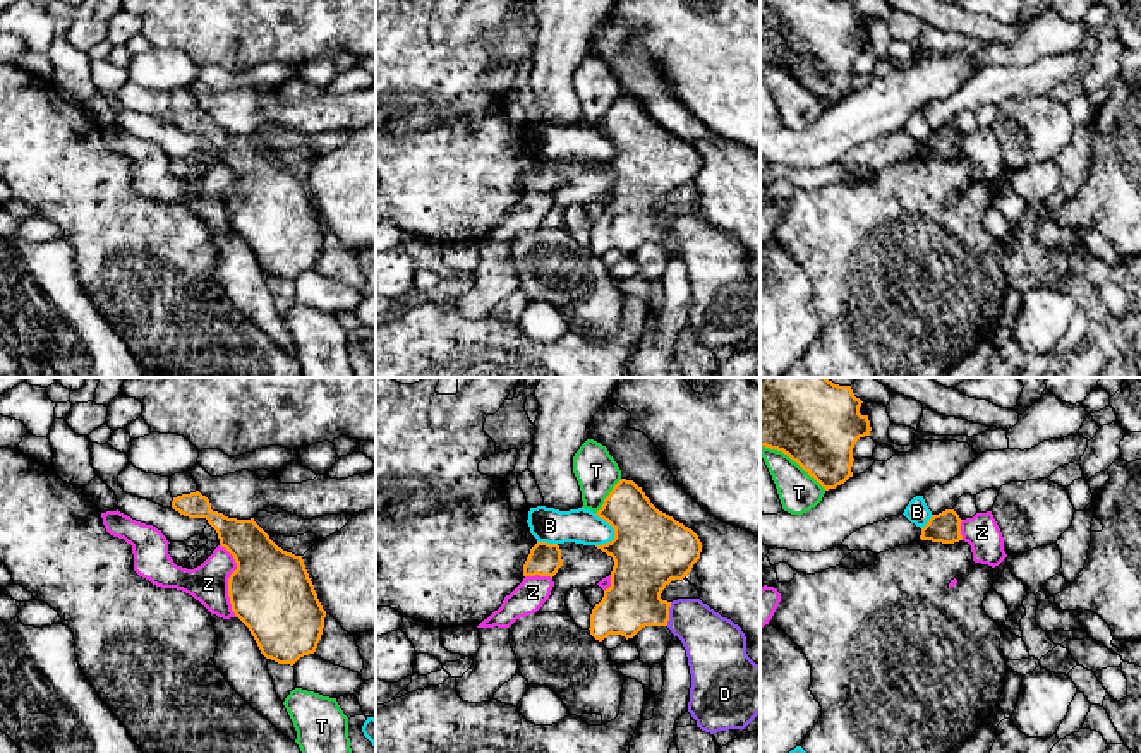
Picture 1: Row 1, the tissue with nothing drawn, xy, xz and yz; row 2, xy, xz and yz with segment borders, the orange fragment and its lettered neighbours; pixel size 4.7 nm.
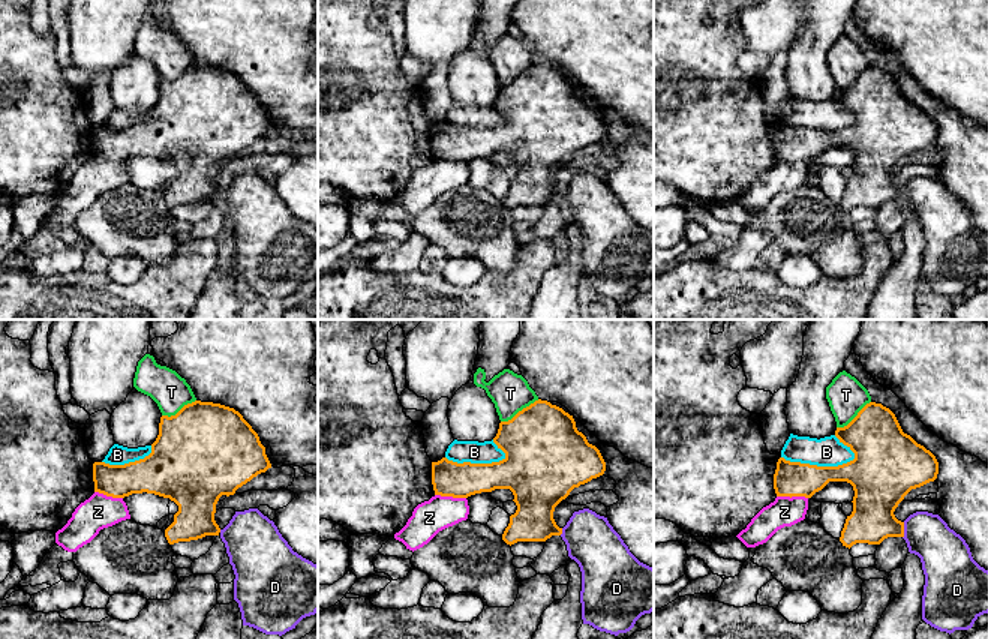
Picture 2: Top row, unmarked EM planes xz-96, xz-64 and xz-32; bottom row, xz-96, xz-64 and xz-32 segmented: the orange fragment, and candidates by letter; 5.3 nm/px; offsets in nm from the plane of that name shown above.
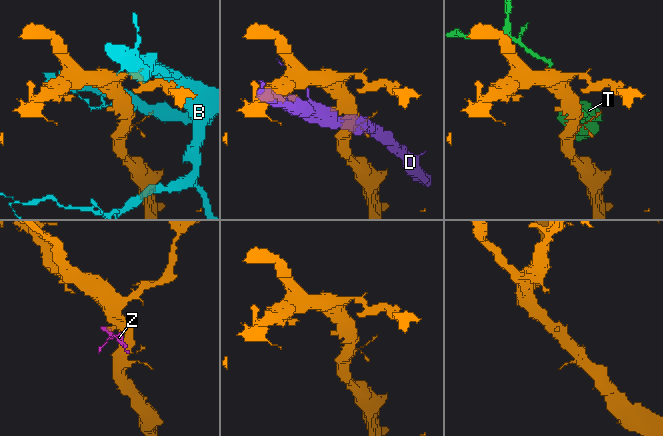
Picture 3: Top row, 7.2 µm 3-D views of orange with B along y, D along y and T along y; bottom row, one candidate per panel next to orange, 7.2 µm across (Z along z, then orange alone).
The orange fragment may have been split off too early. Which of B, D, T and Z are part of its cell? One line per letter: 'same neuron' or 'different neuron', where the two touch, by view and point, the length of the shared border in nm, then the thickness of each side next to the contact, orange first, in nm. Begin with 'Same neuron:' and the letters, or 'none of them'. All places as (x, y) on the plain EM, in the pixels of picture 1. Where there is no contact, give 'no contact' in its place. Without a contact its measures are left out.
Same neuron: none of them
B: different neuron | xz (615, 146) | 160 nm | 360/160 nm
D: different neuron | xz (668, 230) | 110 nm | 280/260 nm
T: different neuron | yz (793, 76) | 380 nm | 400/190 nm
Z: different neuron | xy (229, 196) | 360 nm | 380/190 nm

